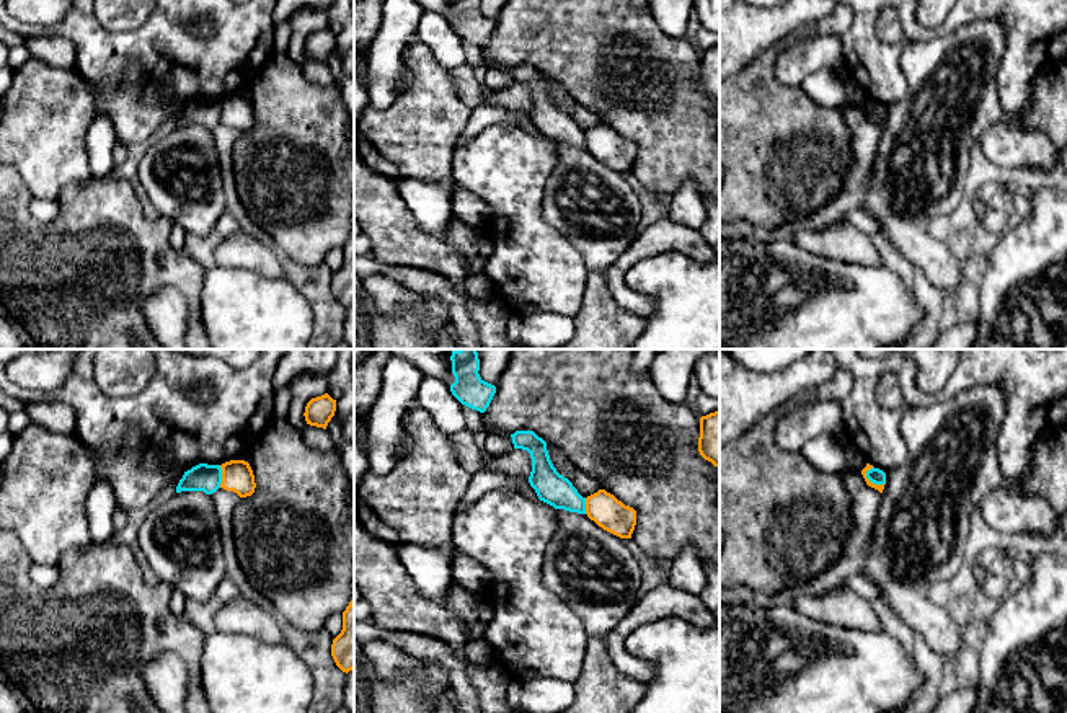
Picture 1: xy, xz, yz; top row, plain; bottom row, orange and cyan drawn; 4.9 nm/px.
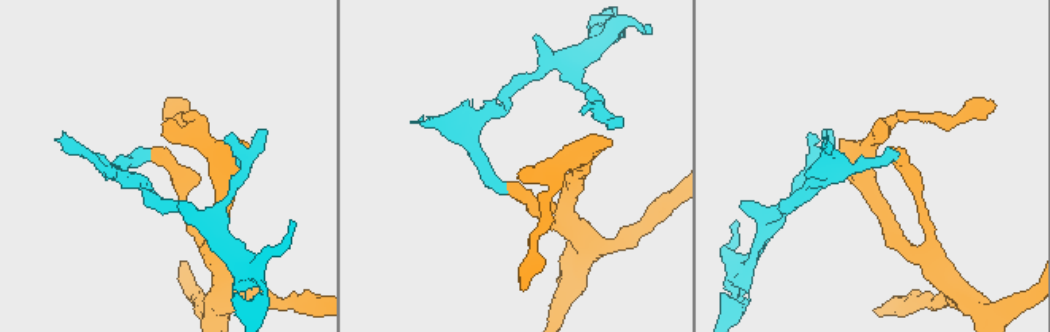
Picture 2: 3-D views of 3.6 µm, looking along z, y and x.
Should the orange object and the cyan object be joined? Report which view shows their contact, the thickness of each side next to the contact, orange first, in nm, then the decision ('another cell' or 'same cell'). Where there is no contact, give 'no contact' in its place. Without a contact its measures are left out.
yz | 40/80 nm | another cell

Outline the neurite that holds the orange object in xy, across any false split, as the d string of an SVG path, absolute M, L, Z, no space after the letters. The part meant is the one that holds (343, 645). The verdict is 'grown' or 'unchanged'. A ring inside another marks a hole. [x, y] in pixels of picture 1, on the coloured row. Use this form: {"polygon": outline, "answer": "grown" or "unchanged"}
{"polygon": "M354 597L343 612L343 630L333 640L331 656L343 672L354 669Z", "answer": "unchanged"}

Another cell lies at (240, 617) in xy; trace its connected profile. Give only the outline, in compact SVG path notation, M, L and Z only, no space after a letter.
M241 596L222 604L215 612L215 628L224 633L253 636L264 643L284 643L279 617Z

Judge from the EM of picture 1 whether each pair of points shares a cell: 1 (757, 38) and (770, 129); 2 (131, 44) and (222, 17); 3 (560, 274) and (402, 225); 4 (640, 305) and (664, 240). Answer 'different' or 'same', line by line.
1: different
2: same
3: different
4: same

